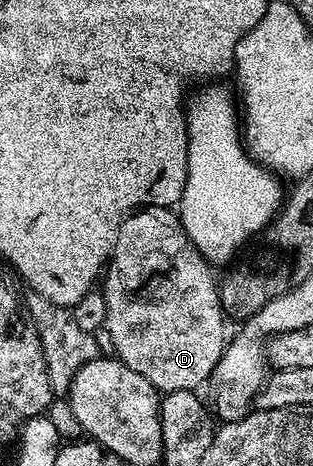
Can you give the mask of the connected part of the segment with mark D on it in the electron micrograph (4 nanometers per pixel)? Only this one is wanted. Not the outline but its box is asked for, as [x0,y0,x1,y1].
[103,206,227,392]

